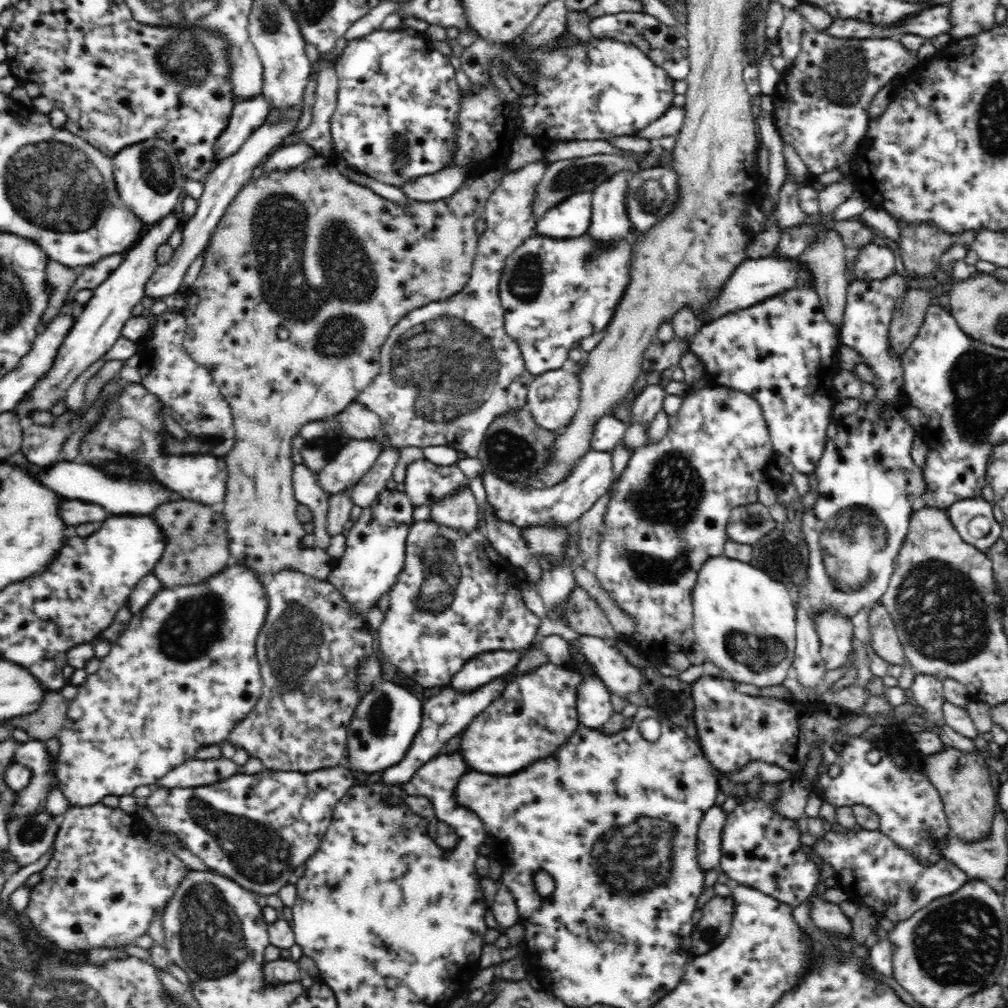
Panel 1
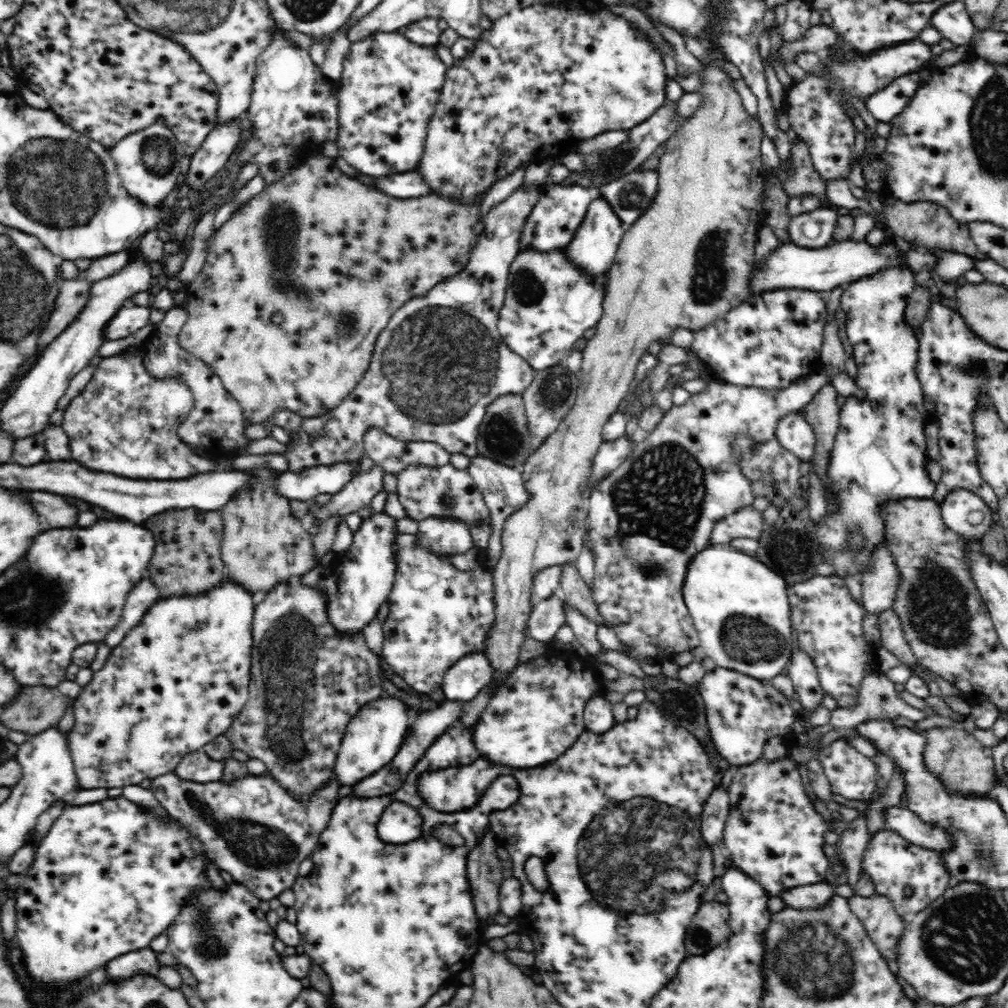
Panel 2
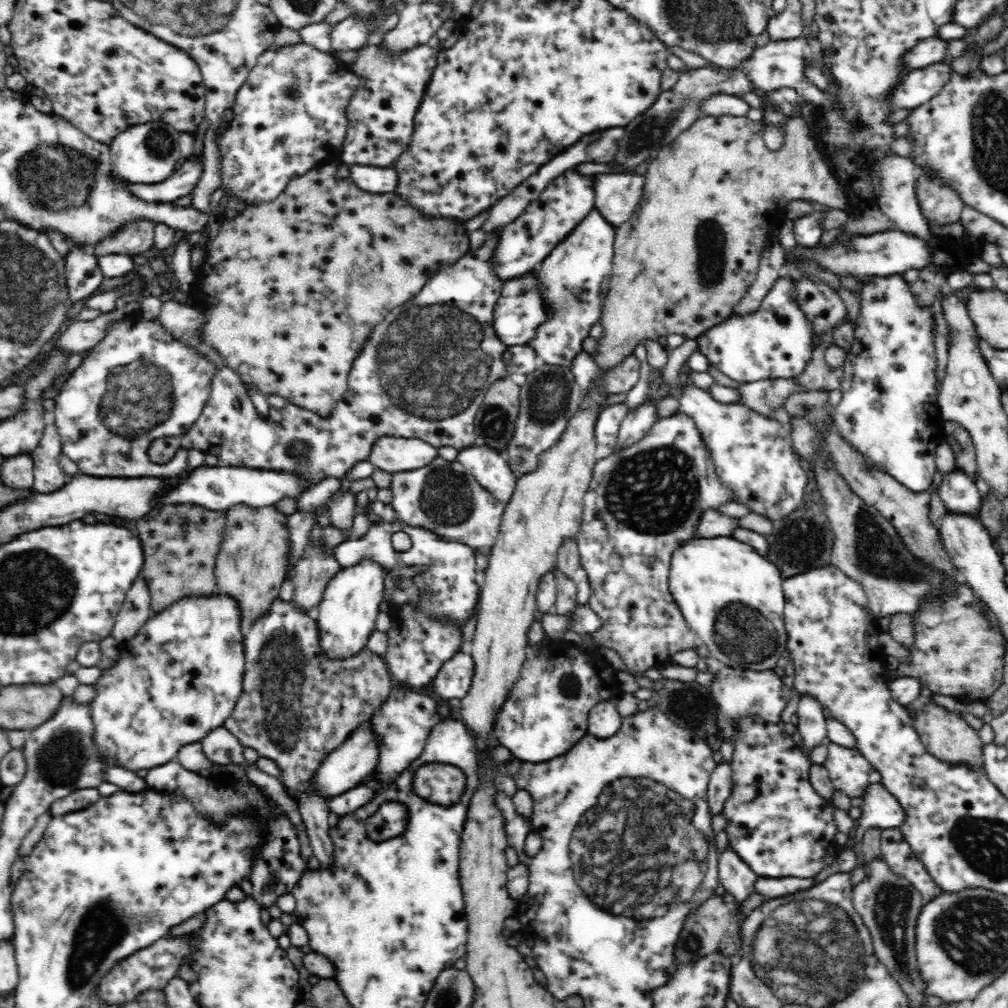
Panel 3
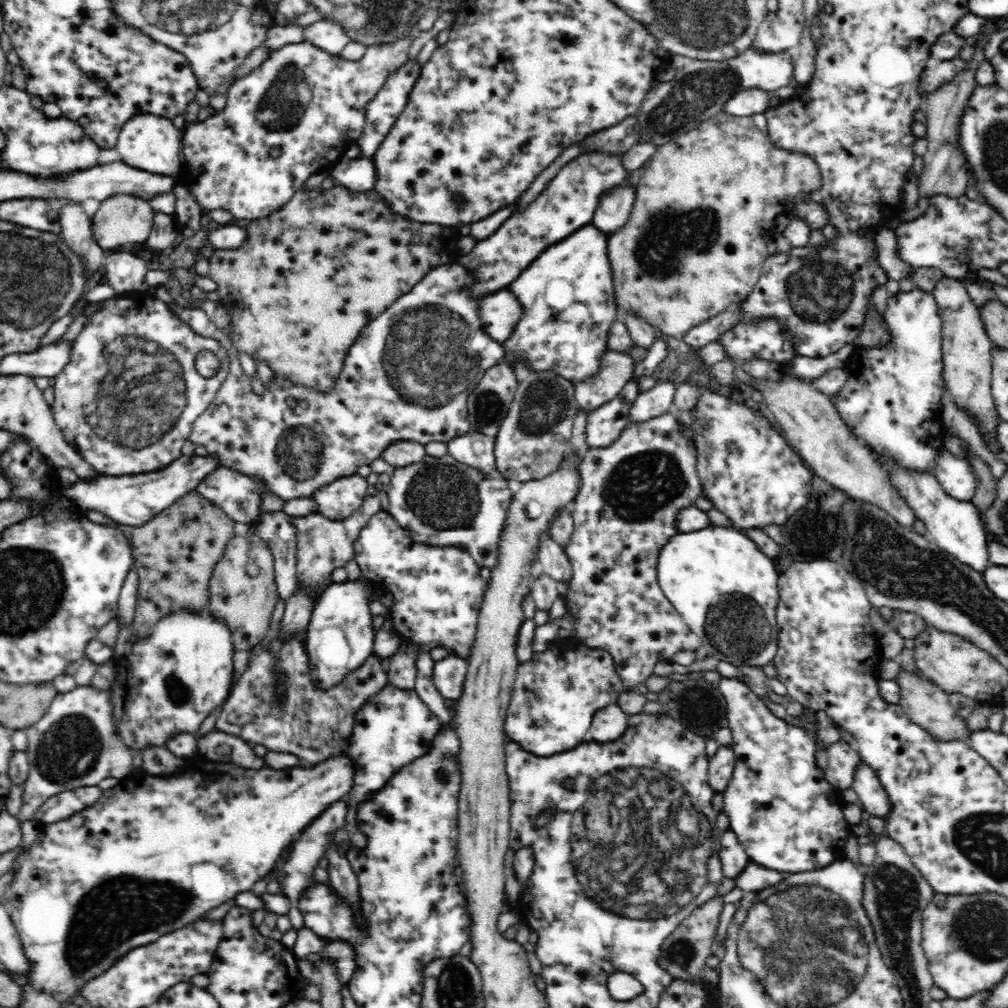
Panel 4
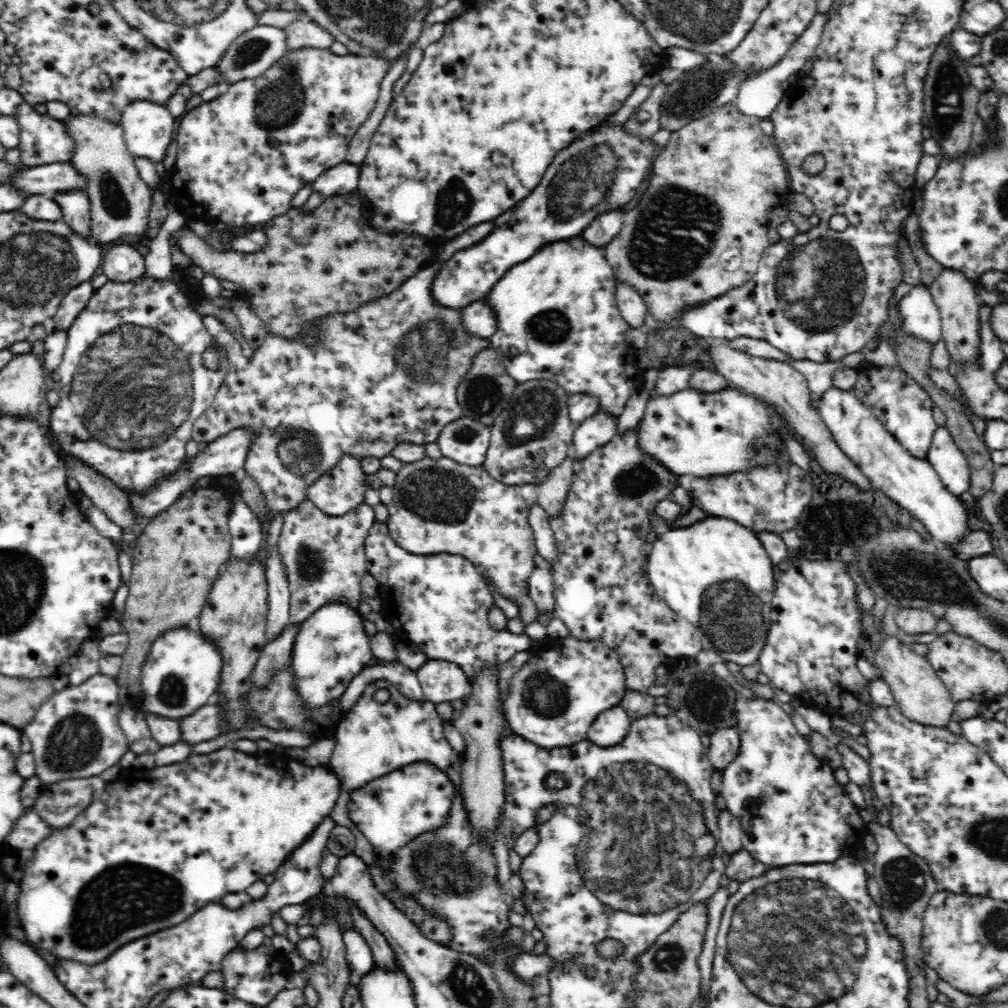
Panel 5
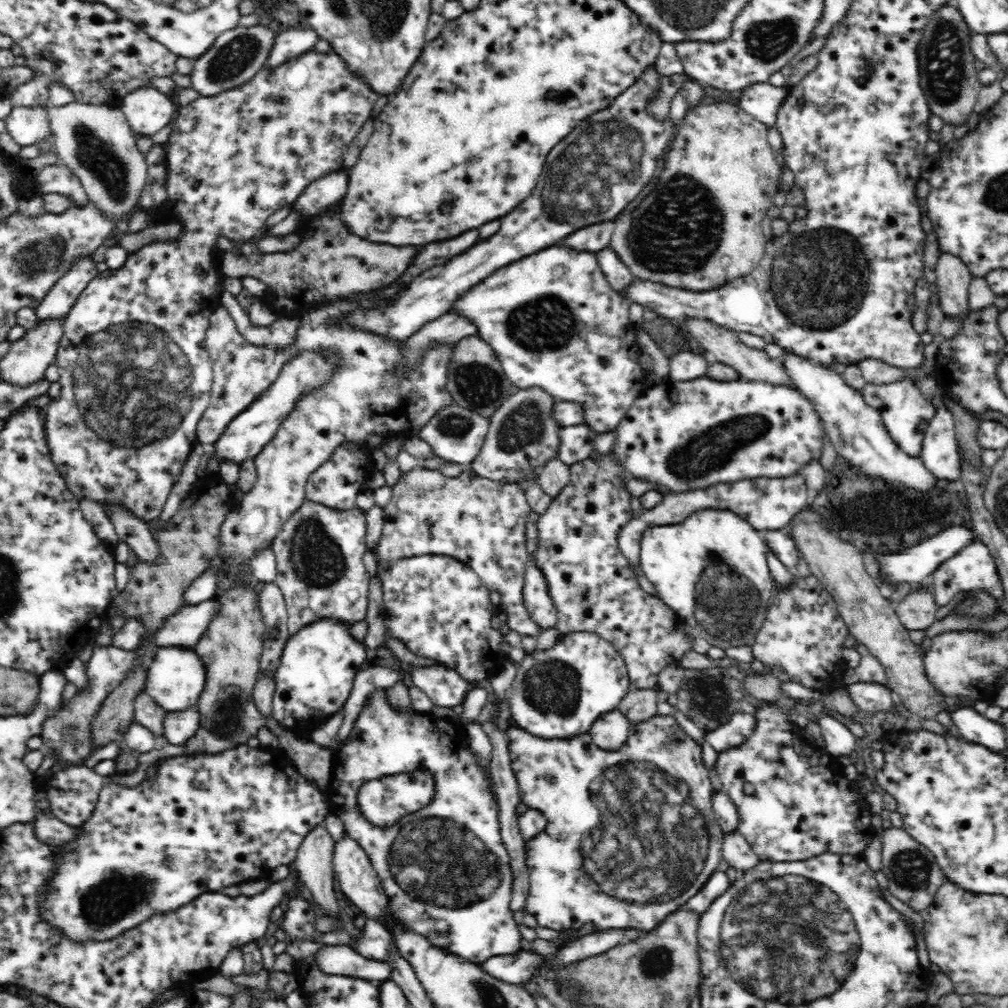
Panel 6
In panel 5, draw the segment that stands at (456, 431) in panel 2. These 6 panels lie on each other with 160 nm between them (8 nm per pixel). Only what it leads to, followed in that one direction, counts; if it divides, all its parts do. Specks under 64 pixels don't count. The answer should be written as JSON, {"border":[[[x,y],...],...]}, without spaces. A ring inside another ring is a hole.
{"border":[[[432,265],[427,266],[419,270],[414,276],[407,278],[406,282],[402,282],[402,286],[398,286],[394,292],[390,292],[390,294],[386,294],[382,298],[370,300],[370,302],[362,304],[356,310],[327,313],[324,315],[324,318],[320,318],[320,321],[315,321],[312,325],[307,325],[303,328],[303,332],[296,339],[284,339],[277,335],[268,335],[264,339],[263,344],[259,346],[259,350],[254,352],[251,359],[244,356],[238,340],[230,334],[220,319],[216,319],[212,315],[204,315],[202,317],[206,331],[216,341],[215,347],[220,346],[225,350],[226,356],[229,358],[229,369],[226,378],[224,378],[224,383],[218,390],[214,403],[194,422],[191,439],[198,443],[209,443],[214,442],[220,436],[226,436],[230,430],[244,428],[244,426],[251,428],[253,432],[253,443],[241,474],[253,478],[265,496],[265,504],[268,508],[266,525],[271,522],[277,512],[286,514],[286,512],[296,508],[304,501],[307,498],[307,490],[310,486],[334,466],[337,466],[343,457],[350,455],[358,460],[368,457],[382,459],[391,455],[391,450],[395,445],[400,443],[406,442],[425,445],[426,443],[435,442],[440,434],[440,430],[446,424],[450,424],[450,422],[454,422],[454,420],[458,420],[458,418],[463,416],[462,407],[457,402],[457,389],[461,384],[460,380],[462,380],[464,374],[468,374],[472,369],[473,356],[478,352],[478,349],[490,349],[492,346],[488,339],[474,338],[470,334],[467,334],[467,328],[463,326],[460,309],[442,308],[442,305],[438,305],[438,301],[434,301],[430,286],[432,286],[432,280],[436,278],[436,272],[437,267],[433,267]]]}

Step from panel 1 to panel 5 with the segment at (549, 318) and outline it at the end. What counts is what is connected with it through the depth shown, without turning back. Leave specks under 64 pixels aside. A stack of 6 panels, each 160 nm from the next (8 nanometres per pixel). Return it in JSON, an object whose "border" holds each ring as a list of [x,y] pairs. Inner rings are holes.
{"border":[[[484,299],[471,302],[460,309],[463,326],[467,328],[467,334],[474,338],[490,339],[498,328],[494,309],[490,309],[490,303]]]}

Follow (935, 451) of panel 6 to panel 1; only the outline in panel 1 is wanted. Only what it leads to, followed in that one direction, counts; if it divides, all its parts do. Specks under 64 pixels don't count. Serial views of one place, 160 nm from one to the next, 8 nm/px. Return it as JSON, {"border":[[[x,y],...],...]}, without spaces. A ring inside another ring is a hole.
{"border":[[[982,496],[960,499],[958,502],[954,502],[946,513],[961,537],[983,553],[986,553],[986,550],[991,548],[996,540],[1000,539],[1002,526],[1000,518],[993,507],[993,502],[986,501]],[[976,516],[984,516],[991,524],[991,529],[985,537],[975,538],[968,533],[968,524]]]}

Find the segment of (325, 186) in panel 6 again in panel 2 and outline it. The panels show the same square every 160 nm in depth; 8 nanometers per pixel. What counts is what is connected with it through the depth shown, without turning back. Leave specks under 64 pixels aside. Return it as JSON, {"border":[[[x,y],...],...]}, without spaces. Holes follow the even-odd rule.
{"border":[[[418,171],[374,177],[374,187],[394,198],[422,198],[431,193],[430,185]]]}

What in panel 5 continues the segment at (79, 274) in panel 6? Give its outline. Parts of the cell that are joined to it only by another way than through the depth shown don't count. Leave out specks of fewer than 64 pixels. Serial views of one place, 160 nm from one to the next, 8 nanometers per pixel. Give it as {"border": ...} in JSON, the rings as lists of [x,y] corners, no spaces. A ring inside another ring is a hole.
{"border":[[[90,280],[68,290],[58,306],[58,312],[52,316],[48,323],[50,328],[56,331],[68,330],[76,321],[78,314],[86,308],[86,304],[94,292],[95,289]]]}

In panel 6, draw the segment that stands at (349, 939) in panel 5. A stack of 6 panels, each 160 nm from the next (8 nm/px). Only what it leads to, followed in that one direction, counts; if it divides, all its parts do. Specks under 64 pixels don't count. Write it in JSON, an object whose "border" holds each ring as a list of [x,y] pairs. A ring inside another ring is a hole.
{"border":[[[377,689],[369,694],[344,744],[334,751],[333,771],[328,790],[331,812],[344,823],[346,834],[366,851],[389,900],[388,920],[379,922],[368,918],[361,931],[362,936],[358,935],[354,940],[353,950],[364,958],[387,962],[387,958],[393,952],[398,953],[394,934],[400,929],[414,931],[446,953],[476,964],[486,962],[493,956],[511,955],[522,951],[523,937],[510,909],[514,876],[510,868],[508,851],[501,838],[498,802],[492,797],[493,787],[488,787],[490,783],[487,774],[478,765],[477,758],[471,753],[467,740],[463,737],[463,727],[456,724],[456,732],[460,740],[466,744],[466,750],[452,750],[452,738],[442,738],[431,714],[420,713],[413,708],[396,709],[388,703],[386,689]],[[418,768],[426,768],[426,772],[434,776],[436,794],[434,802],[428,808],[410,815],[406,814],[398,823],[387,828],[374,826],[362,812],[358,811],[357,794],[362,783],[404,771],[415,771]]]}

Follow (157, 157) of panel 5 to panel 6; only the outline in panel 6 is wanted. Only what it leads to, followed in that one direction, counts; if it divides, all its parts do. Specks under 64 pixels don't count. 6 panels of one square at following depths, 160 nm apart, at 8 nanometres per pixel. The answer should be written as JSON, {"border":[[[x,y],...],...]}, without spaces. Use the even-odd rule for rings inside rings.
{"border":[[[152,86],[130,91],[119,106],[134,135],[144,146],[149,143],[151,136],[158,134],[171,122],[175,110],[174,99]]]}

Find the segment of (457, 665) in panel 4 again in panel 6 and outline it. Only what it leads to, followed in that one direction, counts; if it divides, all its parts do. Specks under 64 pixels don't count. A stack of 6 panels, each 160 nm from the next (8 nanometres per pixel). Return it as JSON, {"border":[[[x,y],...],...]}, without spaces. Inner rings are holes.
{"border":[[[444,664],[413,668],[412,682],[426,693],[436,706],[459,709],[463,704],[470,683],[456,670]]]}

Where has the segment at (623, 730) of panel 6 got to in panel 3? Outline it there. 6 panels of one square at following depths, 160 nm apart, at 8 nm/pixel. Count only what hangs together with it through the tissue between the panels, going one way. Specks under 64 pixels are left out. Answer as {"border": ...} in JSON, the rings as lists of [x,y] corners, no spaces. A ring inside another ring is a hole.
{"border":[[[613,700],[600,701],[589,712],[588,732],[598,738],[614,736],[620,730],[622,716]]]}

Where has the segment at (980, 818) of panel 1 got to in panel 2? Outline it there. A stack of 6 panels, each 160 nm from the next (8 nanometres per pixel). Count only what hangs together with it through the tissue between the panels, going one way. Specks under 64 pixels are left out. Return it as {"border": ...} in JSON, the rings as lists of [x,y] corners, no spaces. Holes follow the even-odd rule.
{"border":[[[961,726],[934,727],[922,731],[926,737],[923,761],[927,770],[943,782],[949,792],[959,792],[965,796],[989,796],[994,786],[993,750],[984,747],[974,735]]]}

